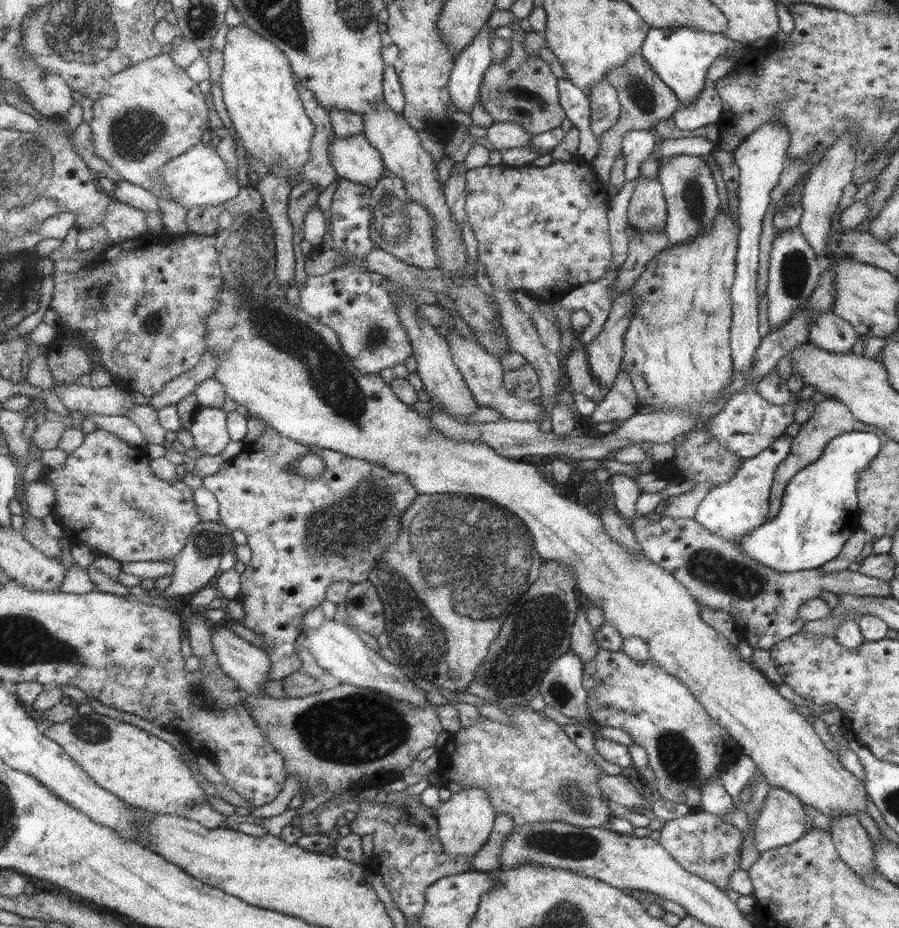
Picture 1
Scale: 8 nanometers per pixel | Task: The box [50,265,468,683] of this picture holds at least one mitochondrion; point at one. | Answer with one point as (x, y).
(328, 374)

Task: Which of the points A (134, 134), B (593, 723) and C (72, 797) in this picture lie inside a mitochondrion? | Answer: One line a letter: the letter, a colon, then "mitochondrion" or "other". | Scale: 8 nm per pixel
A: mitochondrion
B: other
C: other

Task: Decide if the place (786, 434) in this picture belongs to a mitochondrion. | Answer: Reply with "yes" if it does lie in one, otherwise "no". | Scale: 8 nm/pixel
no

